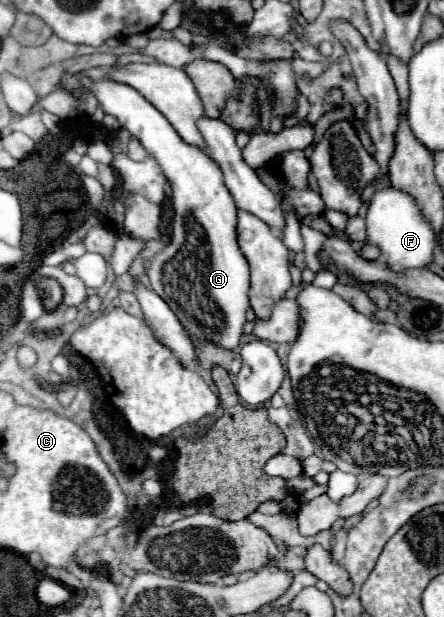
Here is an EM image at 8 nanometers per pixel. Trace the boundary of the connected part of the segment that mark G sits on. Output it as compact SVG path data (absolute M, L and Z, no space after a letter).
M97 79L87 81L87 91L157 159L173 189L173 237L147 267L153 291L171 307L191 337L221 349L239 347L249 309L249 263L237 243L237 207L223 185L221 169L201 149L181 141L171 123L133 87Z

